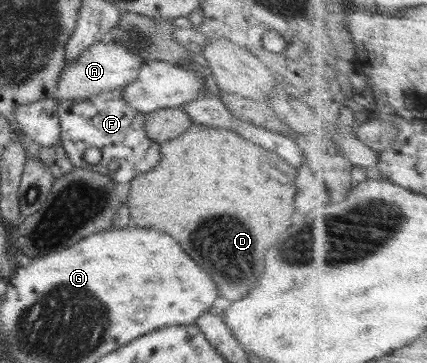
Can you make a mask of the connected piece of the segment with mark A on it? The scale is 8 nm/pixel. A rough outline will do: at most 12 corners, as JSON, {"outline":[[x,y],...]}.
{"outline":[[111,41],[65,63],[56,102],[84,101],[122,89],[142,64]]}

